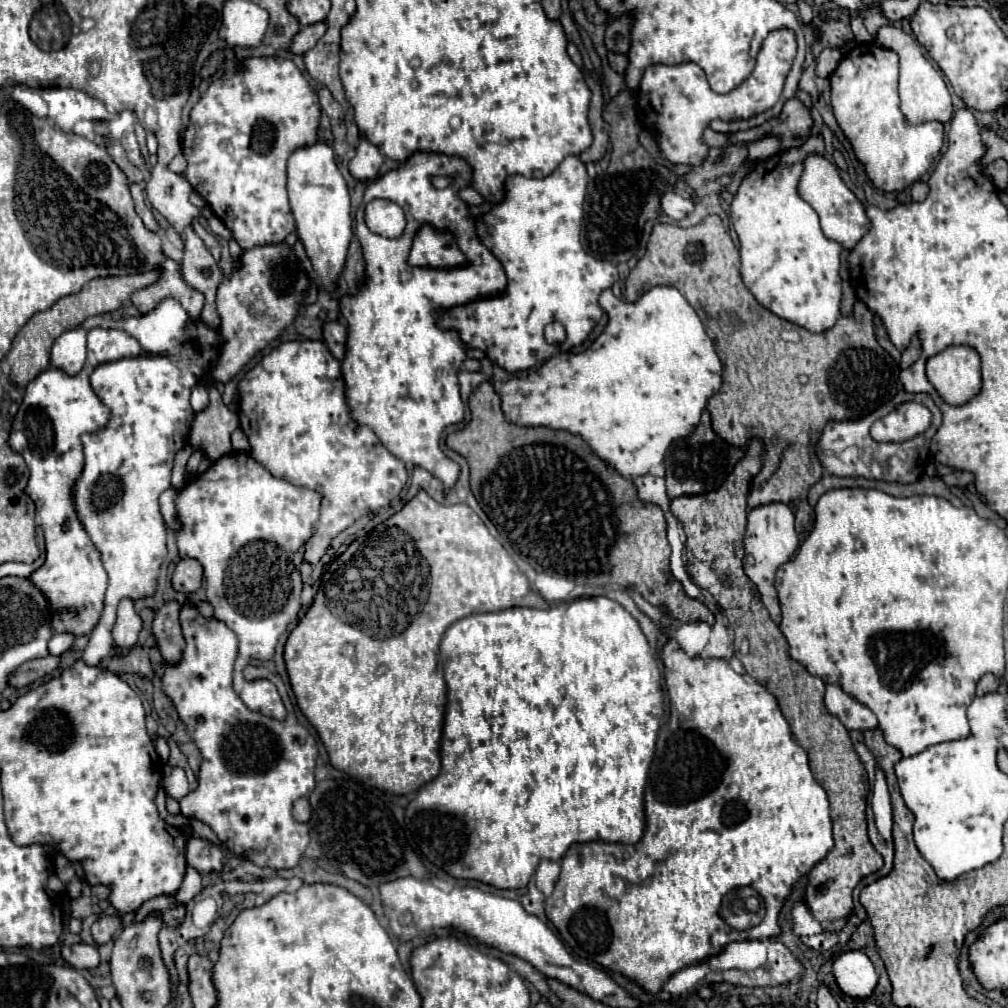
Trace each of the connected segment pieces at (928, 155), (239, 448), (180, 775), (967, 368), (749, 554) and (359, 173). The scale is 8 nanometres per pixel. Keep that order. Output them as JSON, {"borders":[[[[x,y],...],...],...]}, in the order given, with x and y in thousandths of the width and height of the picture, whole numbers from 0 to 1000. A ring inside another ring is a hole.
{"borders":[[[[853,42],[835,56],[831,67],[823,75],[823,87],[825,87],[825,109],[829,121],[837,131],[837,135],[841,137],[841,141],[845,143],[849,157],[857,163],[865,183],[877,190],[893,190],[911,181],[935,147],[937,125],[935,121],[929,119],[915,121],[911,125],[899,121],[891,97],[891,56],[885,50],[873,48],[865,42]]],[[[238,425],[230,429],[230,444],[232,444],[234,448],[248,448],[246,435],[244,435],[244,431],[242,431]]],[[[173,762],[167,770],[163,770],[161,782],[163,782],[165,790],[169,790],[169,792],[173,792],[173,794],[181,794],[181,792],[188,786],[183,764],[181,764],[181,762]]],[[[940,343],[921,355],[919,373],[937,399],[952,403],[972,387],[972,353],[962,343]]],[[[758,500],[742,506],[742,520],[740,520],[740,530],[738,530],[738,567],[740,571],[750,579],[754,587],[754,595],[764,607],[764,613],[774,619],[774,599],[770,593],[770,583],[768,583],[768,571],[770,565],[782,558],[794,536],[788,526],[788,508],[780,500]]],[[[357,135],[353,155],[347,159],[347,173],[355,179],[365,181],[367,177],[375,175],[379,163],[381,163],[381,155],[377,153],[377,149],[371,143],[367,143],[361,135]]]]}

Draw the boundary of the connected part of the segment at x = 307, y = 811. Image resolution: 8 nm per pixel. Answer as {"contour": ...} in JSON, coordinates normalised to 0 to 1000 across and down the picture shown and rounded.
{"contour":[[[298,792],[298,794],[292,798],[292,812],[294,812],[296,815],[308,815],[308,810],[310,810],[310,802],[308,802],[306,792]]]}

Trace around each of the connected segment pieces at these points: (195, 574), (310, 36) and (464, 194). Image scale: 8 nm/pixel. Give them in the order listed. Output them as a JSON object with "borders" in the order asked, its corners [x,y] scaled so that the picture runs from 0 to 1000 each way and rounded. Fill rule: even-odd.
{"borders":[[[[190,554],[179,556],[171,569],[171,583],[181,589],[190,589],[198,581],[200,581],[200,560]]],[[[321,22],[310,24],[310,26],[300,26],[298,32],[290,38],[290,44],[288,44],[286,50],[290,54],[302,54],[308,48],[312,48],[312,44],[321,36],[321,32],[323,32],[323,24]]],[[[460,187],[460,188],[456,188],[456,196],[462,200],[462,202],[466,202],[466,204],[476,204],[478,200],[480,200],[480,196],[470,188],[470,187]]]]}

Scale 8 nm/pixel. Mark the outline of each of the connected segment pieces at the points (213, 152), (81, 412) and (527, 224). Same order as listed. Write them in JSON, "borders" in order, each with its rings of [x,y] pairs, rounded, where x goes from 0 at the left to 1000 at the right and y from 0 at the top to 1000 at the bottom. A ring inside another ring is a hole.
{"borders":[[[[272,56],[248,58],[248,60],[242,62],[242,67],[238,71],[226,69],[222,73],[222,77],[218,77],[218,79],[208,83],[204,93],[190,107],[188,121],[187,121],[183,137],[181,137],[181,151],[183,151],[183,141],[185,141],[183,157],[185,157],[185,163],[187,163],[185,169],[183,169],[183,175],[190,183],[190,187],[204,198],[208,208],[224,222],[226,228],[230,228],[230,232],[236,238],[240,248],[246,248],[246,246],[252,246],[252,244],[264,244],[264,242],[282,240],[286,236],[286,232],[294,228],[294,220],[292,220],[292,214],[290,214],[290,208],[288,208],[288,202],[286,202],[286,192],[284,192],[284,159],[286,159],[286,155],[294,147],[300,147],[300,145],[306,145],[306,143],[313,141],[313,137],[315,137],[315,133],[313,133],[315,131],[315,117],[317,117],[317,105],[315,105],[313,91],[308,87],[308,83],[300,75],[300,71],[294,67],[294,63],[290,60],[286,60],[286,58],[272,58]]],[[[44,367],[28,381],[10,429],[10,444],[24,452],[30,466],[24,488],[36,500],[46,534],[46,558],[32,567],[30,575],[50,593],[52,625],[71,627],[73,631],[89,629],[95,621],[107,579],[99,548],[83,526],[73,500],[73,480],[83,464],[79,433],[101,427],[109,415],[109,409],[89,385],[89,371],[81,367],[77,373],[67,373],[62,367]]],[[[573,155],[560,157],[550,173],[532,179],[520,175],[506,175],[502,179],[502,196],[492,202],[480,218],[474,218],[474,234],[478,242],[498,260],[504,284],[498,296],[480,296],[474,300],[466,300],[462,304],[454,304],[446,308],[446,312],[438,313],[437,323],[454,327],[458,339],[464,345],[482,347],[486,357],[498,363],[504,369],[522,367],[530,361],[540,359],[546,351],[554,347],[565,347],[581,337],[589,321],[597,315],[597,306],[593,304],[593,294],[597,288],[605,286],[613,278],[613,268],[605,260],[597,260],[585,256],[575,242],[577,214],[579,214],[579,192],[581,192],[581,165],[573,159]],[[546,319],[556,319],[562,325],[562,337],[558,341],[544,341],[540,335],[540,325]]]]}

